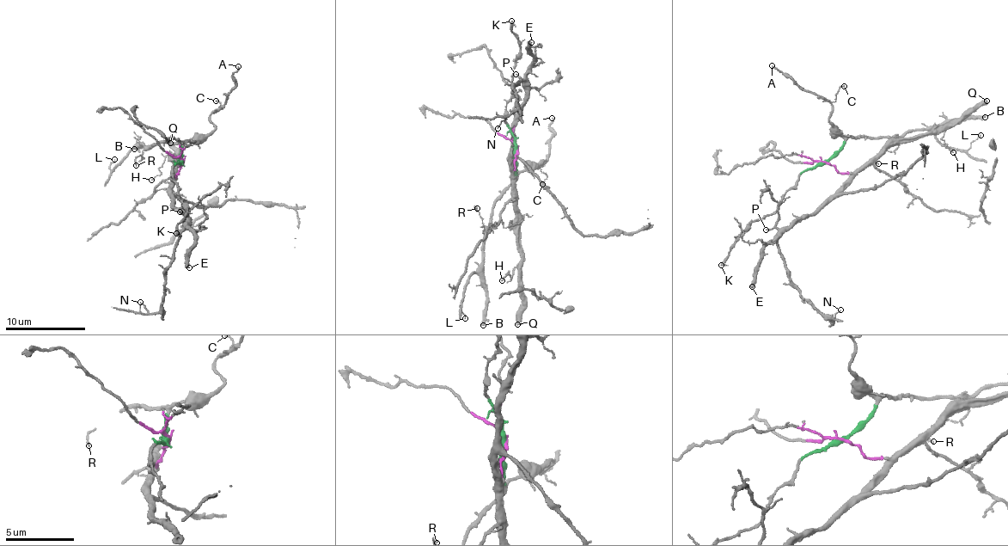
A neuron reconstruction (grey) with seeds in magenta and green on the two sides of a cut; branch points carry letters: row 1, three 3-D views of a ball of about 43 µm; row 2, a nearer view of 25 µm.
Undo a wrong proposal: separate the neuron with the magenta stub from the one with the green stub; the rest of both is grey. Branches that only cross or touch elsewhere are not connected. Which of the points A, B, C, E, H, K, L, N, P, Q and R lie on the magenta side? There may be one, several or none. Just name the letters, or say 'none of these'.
E, H, N, P, Q

